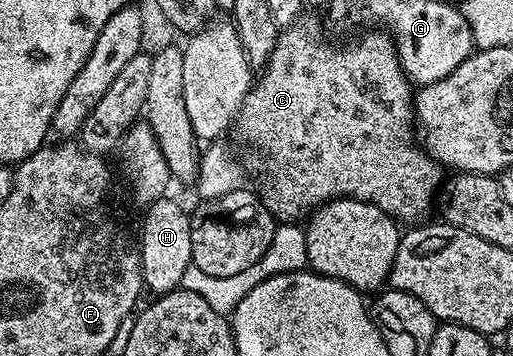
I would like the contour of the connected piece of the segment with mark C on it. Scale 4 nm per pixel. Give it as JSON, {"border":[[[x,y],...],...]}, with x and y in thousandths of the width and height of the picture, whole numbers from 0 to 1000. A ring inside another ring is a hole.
{"border":[[[581,51],[542,98],[536,118],[536,140],[528,140],[528,163],[519,174],[513,199],[499,216],[497,233],[480,261],[470,289],[470,306],[462,312],[458,371],[470,379],[478,404],[493,413],[493,427],[503,438],[501,449],[501,528],[507,570],[517,587],[548,624],[579,624],[600,610],[604,598],[639,573],[643,562],[678,556],[706,562],[717,573],[739,579],[756,604],[776,624],[821,624],[830,615],[836,581],[846,581],[848,553],[864,517],[862,463],[844,447],[827,413],[817,410],[809,390],[809,247],[789,199],[782,194],[782,177],[774,160],[774,126],[766,121],[764,101],[743,84],[719,84],[713,101],[698,107],[690,124],[673,124],[667,135],[655,135],[639,124],[626,104],[618,67],[610,56]]]}

